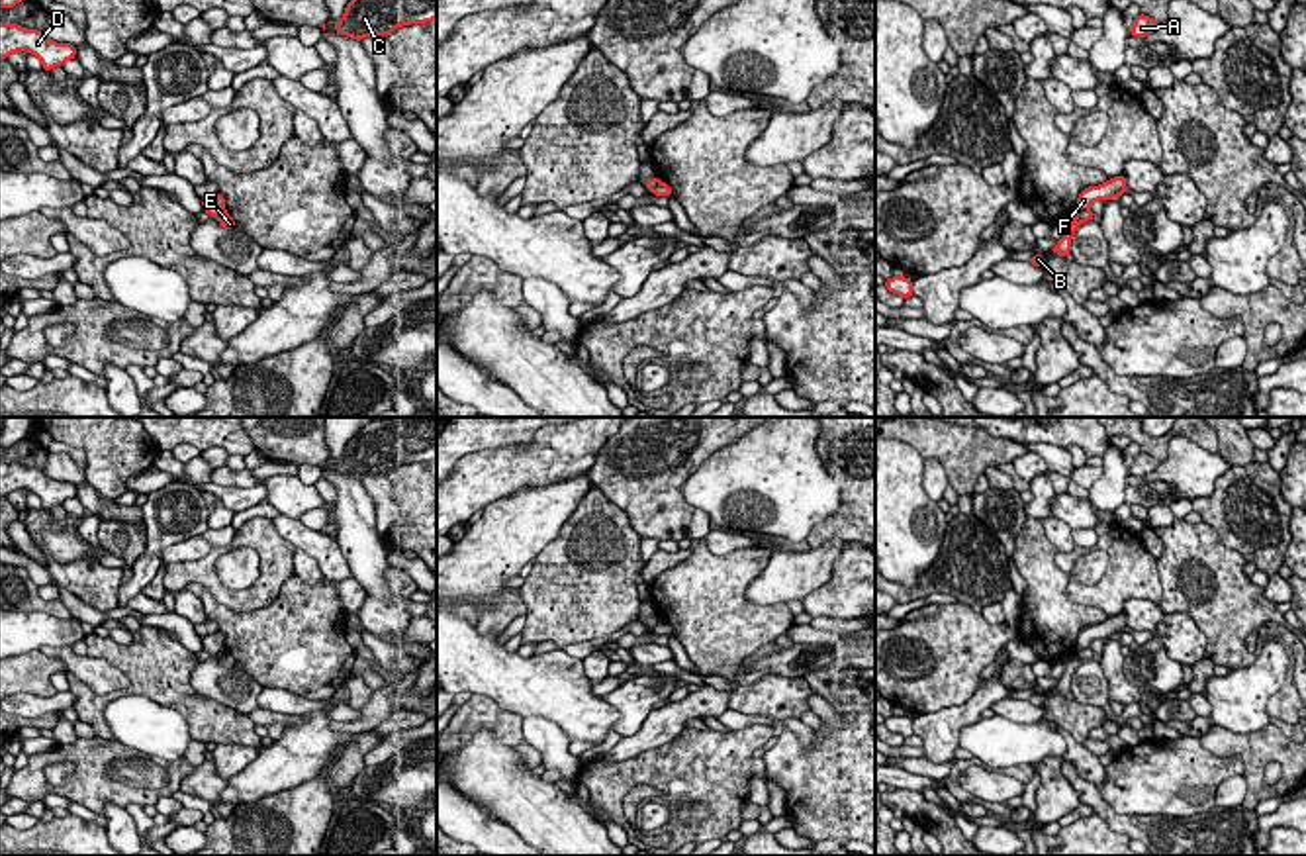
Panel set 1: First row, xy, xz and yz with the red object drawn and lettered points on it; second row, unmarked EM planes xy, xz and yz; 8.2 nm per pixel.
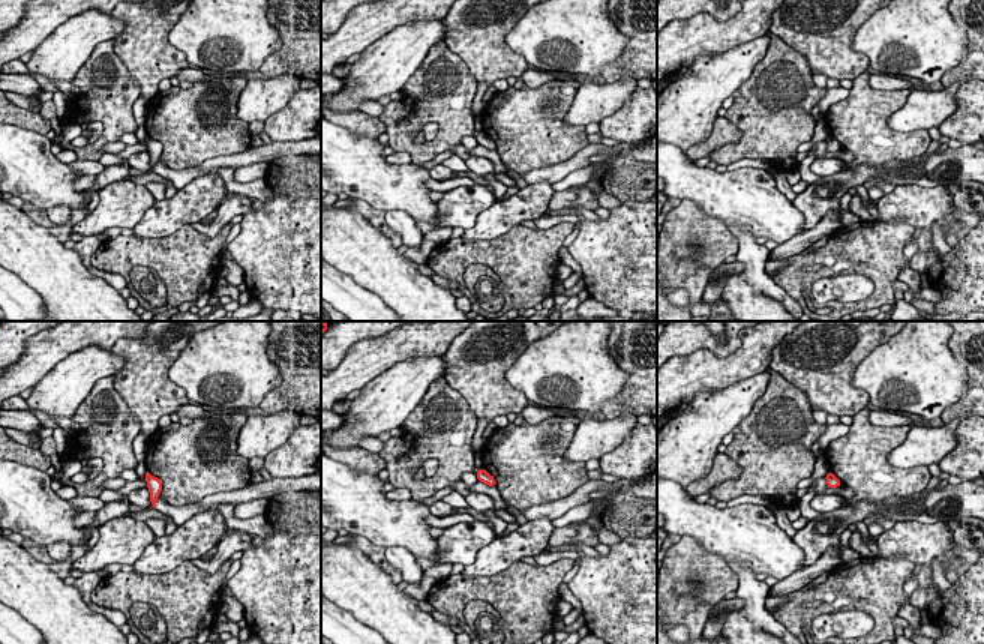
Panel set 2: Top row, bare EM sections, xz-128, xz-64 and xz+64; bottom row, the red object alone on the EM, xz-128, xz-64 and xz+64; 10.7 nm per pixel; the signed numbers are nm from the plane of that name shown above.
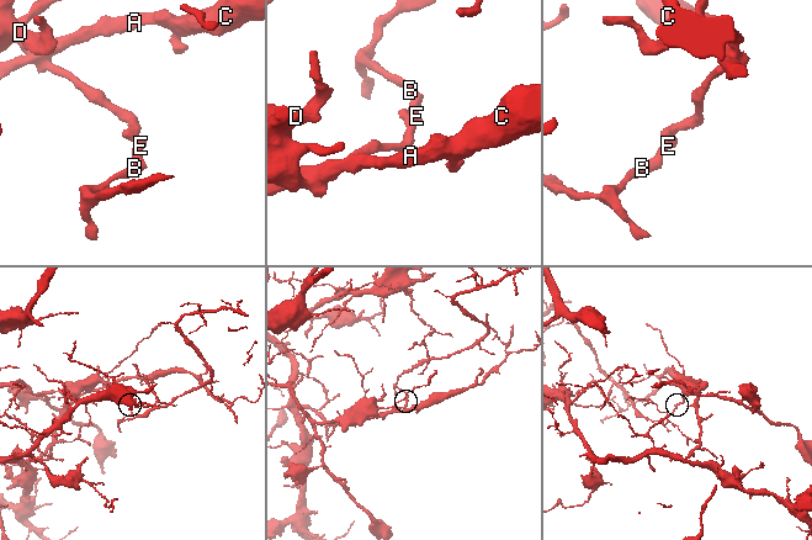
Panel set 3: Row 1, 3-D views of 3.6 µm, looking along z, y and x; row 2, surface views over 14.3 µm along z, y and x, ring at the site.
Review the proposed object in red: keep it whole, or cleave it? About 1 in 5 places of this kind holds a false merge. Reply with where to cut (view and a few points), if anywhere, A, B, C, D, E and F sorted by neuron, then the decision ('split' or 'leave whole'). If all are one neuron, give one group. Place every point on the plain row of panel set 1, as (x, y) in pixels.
cut in yz along (1087, 647), (1077, 653); A C D F / B E; split

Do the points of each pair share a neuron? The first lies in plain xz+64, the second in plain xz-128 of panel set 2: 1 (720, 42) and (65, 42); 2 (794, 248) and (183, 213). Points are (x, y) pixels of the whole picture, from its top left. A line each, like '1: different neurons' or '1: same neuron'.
1: different neurons
2: same neuron

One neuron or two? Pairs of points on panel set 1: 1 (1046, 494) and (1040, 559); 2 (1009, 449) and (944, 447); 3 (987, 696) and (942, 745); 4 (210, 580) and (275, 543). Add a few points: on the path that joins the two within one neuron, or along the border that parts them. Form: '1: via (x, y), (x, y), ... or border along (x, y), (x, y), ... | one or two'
1: border along (1026, 516), (1040, 520) | two
2: via (993, 449), (960, 449) | one
3: via (974, 708), (948, 731) | one
4: via (233, 596), (253, 596), (273, 576), (275, 567) | one

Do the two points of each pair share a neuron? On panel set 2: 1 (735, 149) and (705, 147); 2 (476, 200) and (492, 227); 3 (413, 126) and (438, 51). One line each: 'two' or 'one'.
1: two
2: two
3: one

